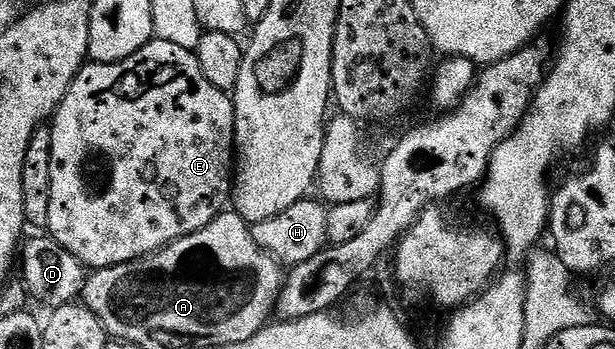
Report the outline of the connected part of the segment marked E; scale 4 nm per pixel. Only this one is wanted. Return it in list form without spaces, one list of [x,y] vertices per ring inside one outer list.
[[[154,38],[149,44],[142,46],[142,50],[116,64],[85,63],[50,120],[52,153],[50,154],[50,214],[47,235],[55,240],[58,246],[74,254],[74,258],[78,258],[89,269],[95,270],[149,256],[151,252],[165,248],[167,244],[172,244],[178,238],[202,230],[230,204],[236,146],[235,109],[231,95],[218,90],[218,86],[213,86],[206,79],[206,74],[202,74],[202,66],[195,55],[182,46],[174,46],[174,42],[169,40]]]

